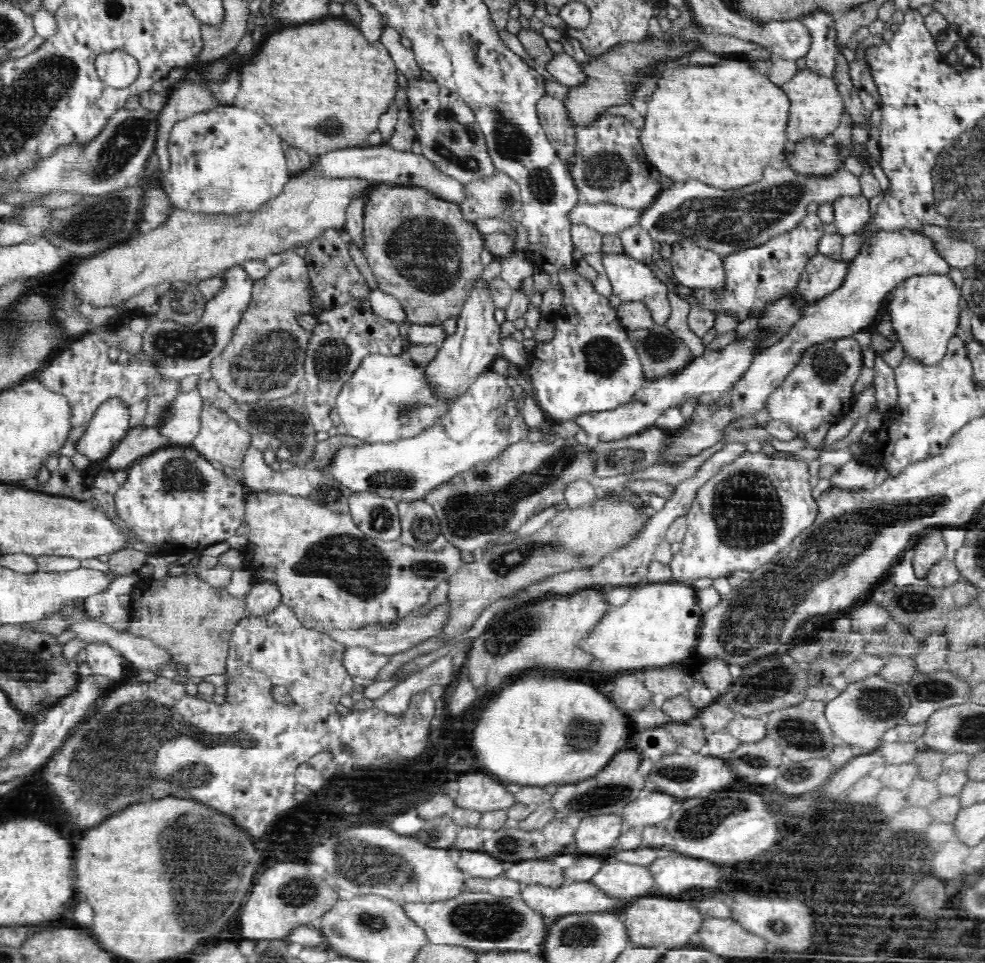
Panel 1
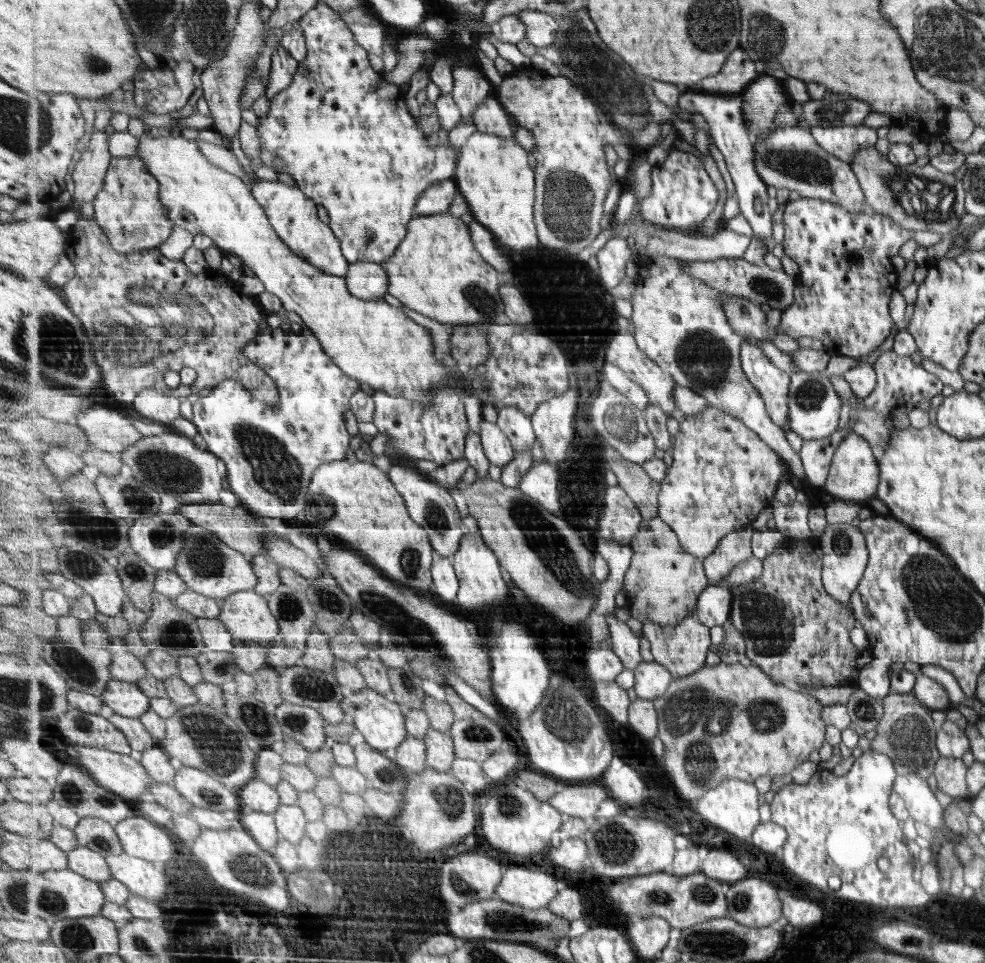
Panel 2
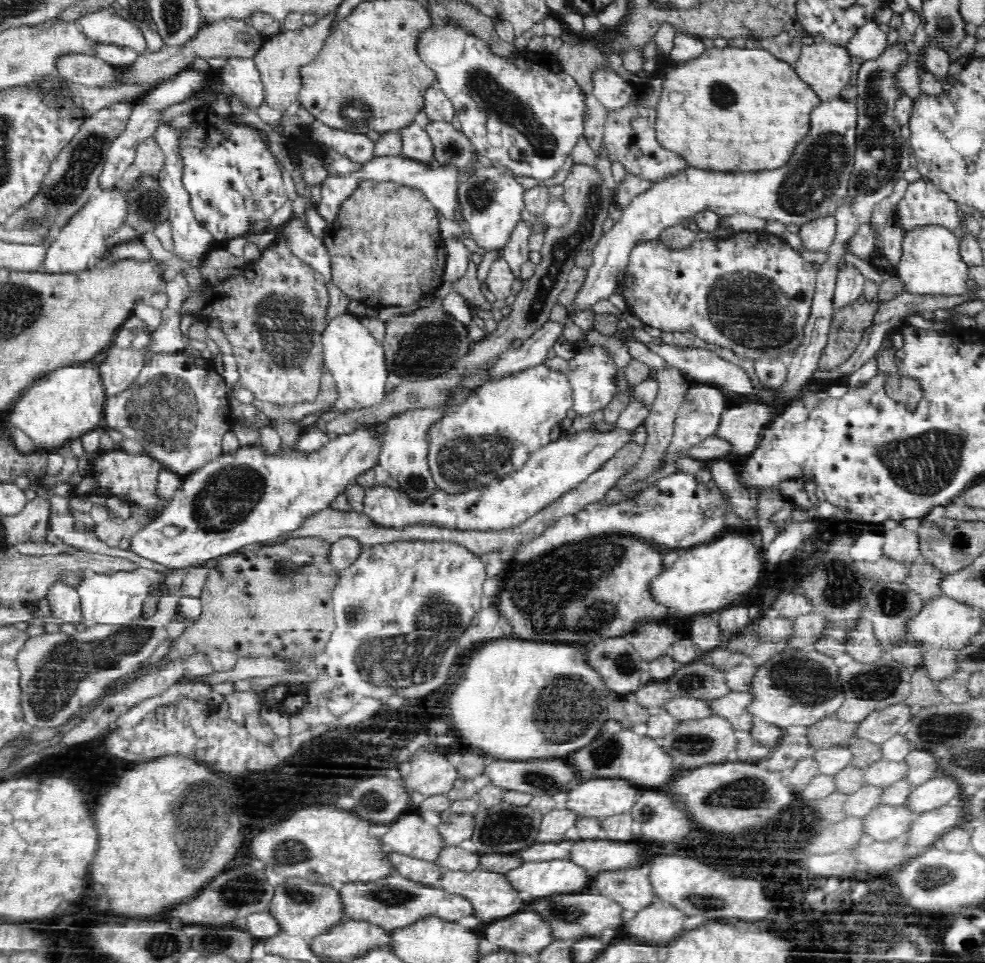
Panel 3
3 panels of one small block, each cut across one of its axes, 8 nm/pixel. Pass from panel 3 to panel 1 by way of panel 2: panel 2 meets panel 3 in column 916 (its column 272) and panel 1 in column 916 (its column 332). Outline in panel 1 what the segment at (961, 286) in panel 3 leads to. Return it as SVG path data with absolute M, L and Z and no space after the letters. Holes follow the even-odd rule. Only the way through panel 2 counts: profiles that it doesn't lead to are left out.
M921 274L906 278L896 285L892 291L893 300L889 301L888 312L891 315L892 331L896 339L900 342L903 353L920 359L922 363L937 363L946 354L947 344L954 330L958 328L961 318L960 308L961 296L959 288L954 284L954 280L948 274Z

